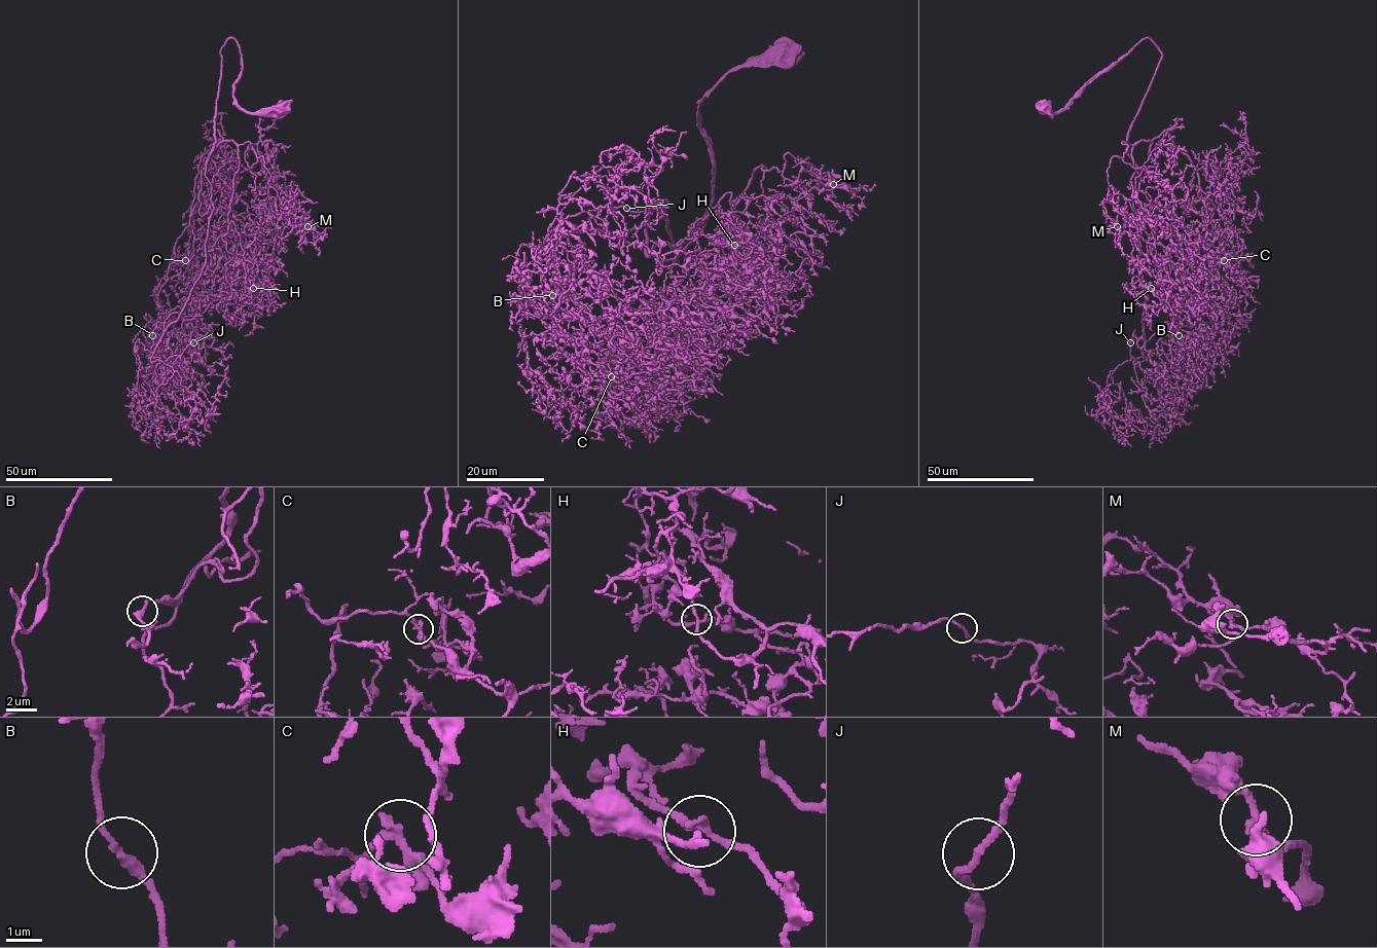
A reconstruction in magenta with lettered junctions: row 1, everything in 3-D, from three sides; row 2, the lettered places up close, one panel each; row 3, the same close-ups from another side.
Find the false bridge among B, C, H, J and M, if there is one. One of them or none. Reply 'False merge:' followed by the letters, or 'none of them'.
False merge: none of them

